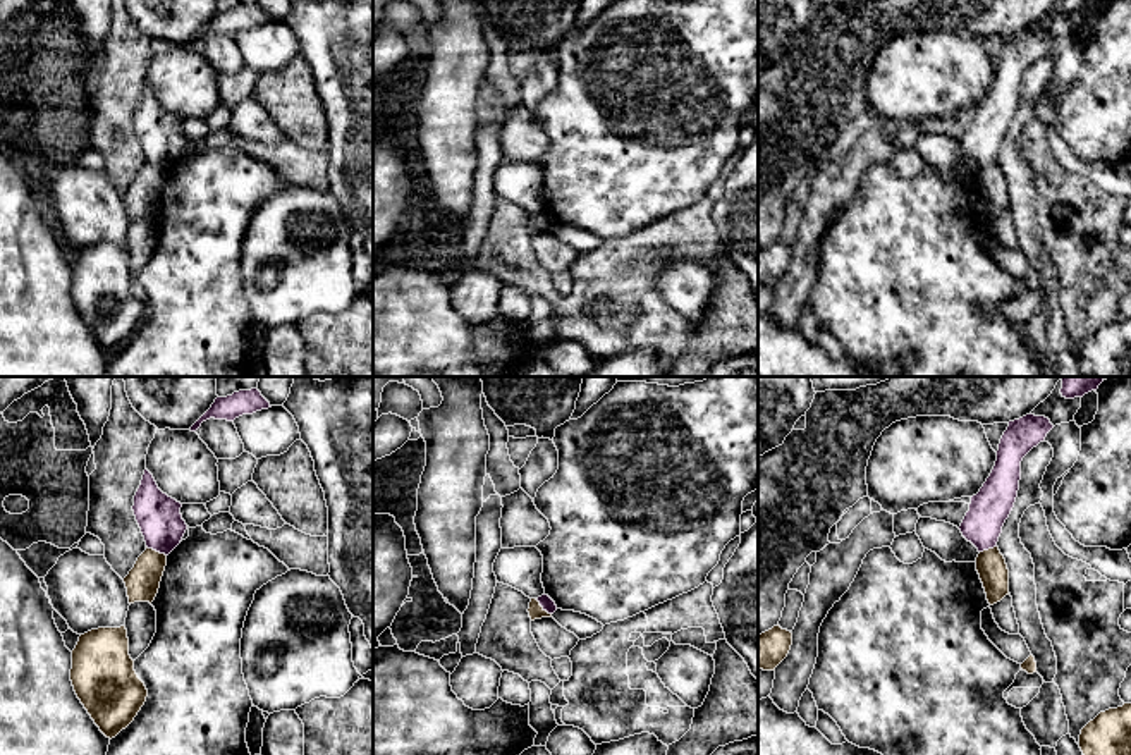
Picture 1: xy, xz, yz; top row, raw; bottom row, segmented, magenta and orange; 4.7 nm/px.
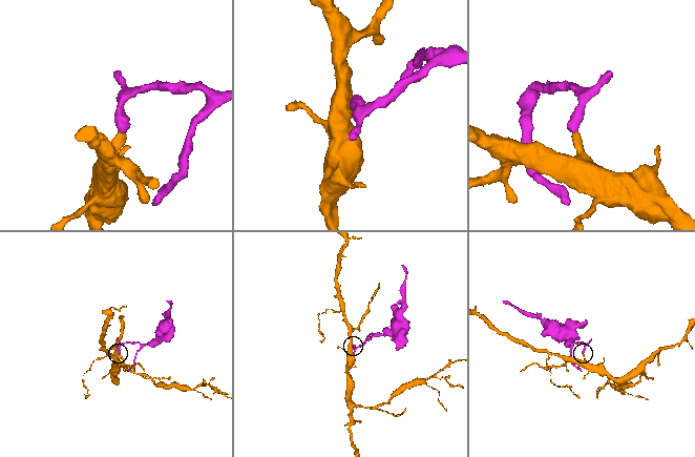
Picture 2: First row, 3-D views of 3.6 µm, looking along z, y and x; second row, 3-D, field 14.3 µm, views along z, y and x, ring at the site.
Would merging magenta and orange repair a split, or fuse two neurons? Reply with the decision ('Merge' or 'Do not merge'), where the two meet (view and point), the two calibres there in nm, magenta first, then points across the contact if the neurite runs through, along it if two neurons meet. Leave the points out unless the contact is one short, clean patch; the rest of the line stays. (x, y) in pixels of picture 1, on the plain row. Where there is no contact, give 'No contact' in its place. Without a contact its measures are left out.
Do not merge. Touches magenta at xy (157, 165). Thickness 200 nm (magenta) against 160 nm. Boundary: xy (146, 160), (165, 171)

